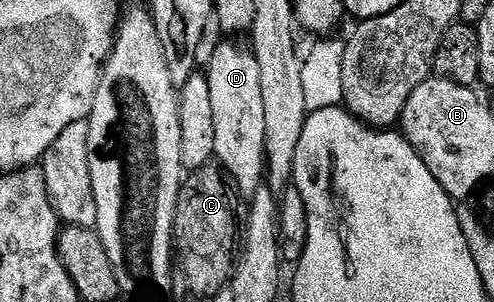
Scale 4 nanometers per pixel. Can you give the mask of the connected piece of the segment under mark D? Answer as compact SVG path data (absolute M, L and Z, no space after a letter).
M221 44L207 67L211 86L211 112L215 122L214 157L226 171L233 173L245 190L262 187L267 172L265 135L267 118L263 110L263 74L256 55L237 44Z

